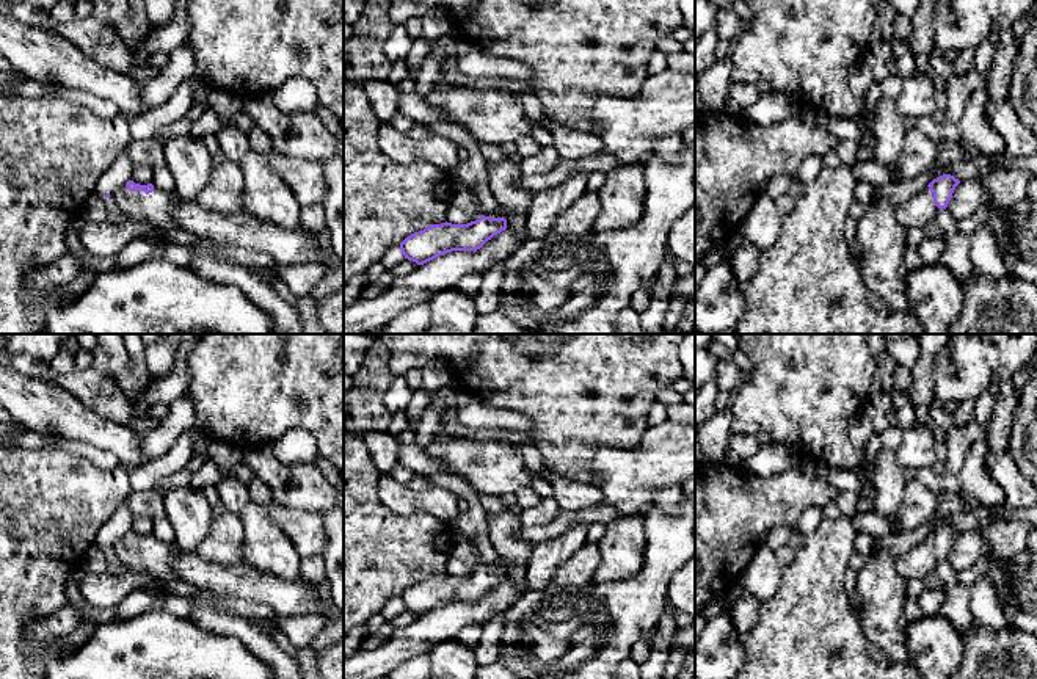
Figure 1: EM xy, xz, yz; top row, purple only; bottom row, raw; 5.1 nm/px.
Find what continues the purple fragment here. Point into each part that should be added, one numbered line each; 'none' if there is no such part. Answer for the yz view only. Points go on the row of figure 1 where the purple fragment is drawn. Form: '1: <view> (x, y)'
1: yz (918, 210)

